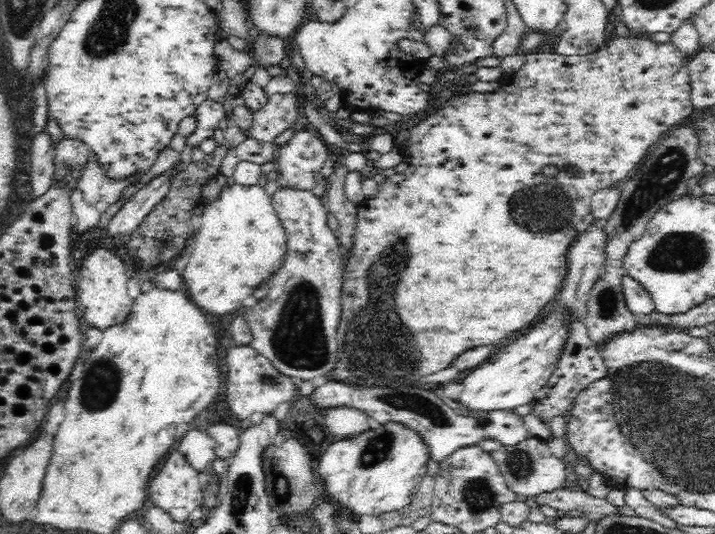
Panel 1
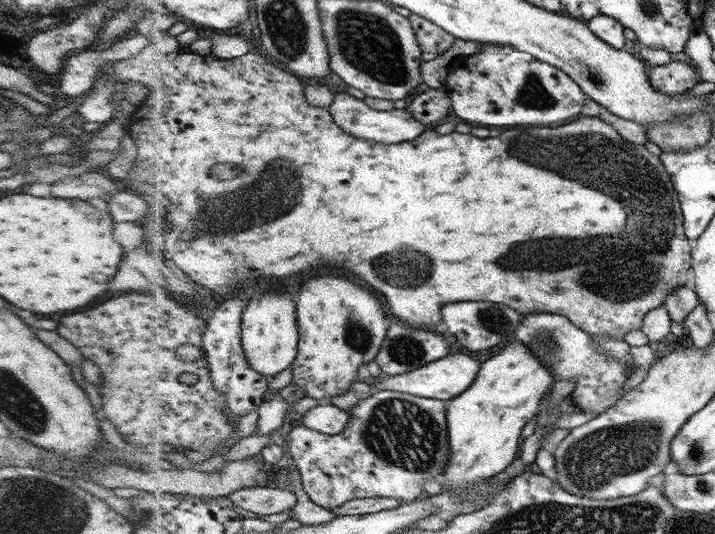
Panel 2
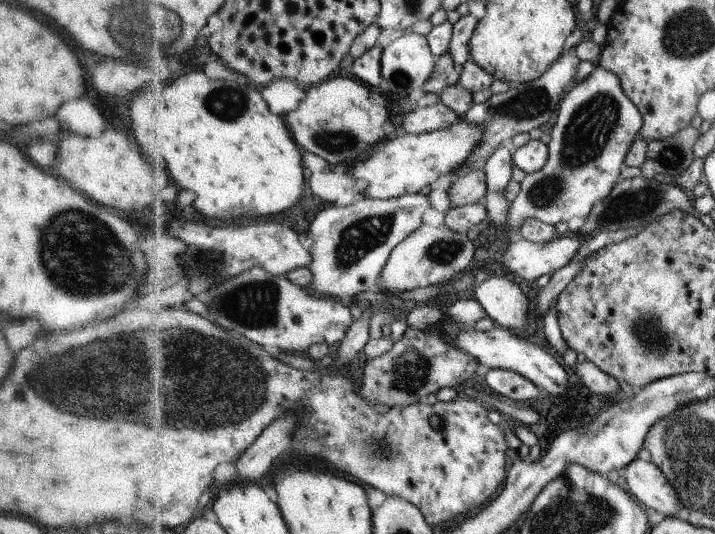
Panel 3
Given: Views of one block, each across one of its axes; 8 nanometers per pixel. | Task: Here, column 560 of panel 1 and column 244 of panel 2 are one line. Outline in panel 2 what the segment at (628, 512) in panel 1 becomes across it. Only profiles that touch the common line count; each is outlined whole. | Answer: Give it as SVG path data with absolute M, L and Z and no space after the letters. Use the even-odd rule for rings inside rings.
M257 486L235 492L230 499L242 509L258 515L280 514L292 511L298 504L298 496L292 488Z

